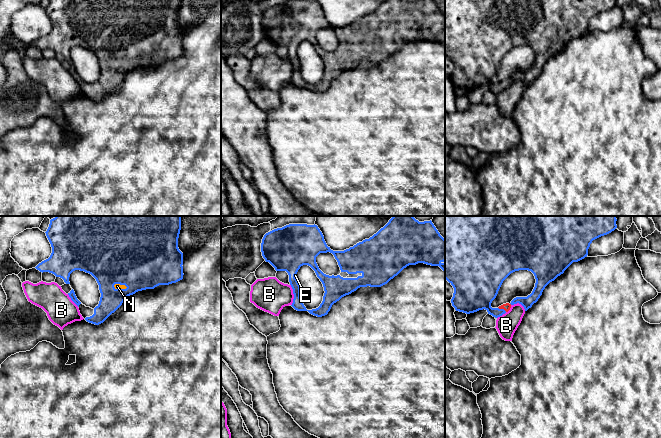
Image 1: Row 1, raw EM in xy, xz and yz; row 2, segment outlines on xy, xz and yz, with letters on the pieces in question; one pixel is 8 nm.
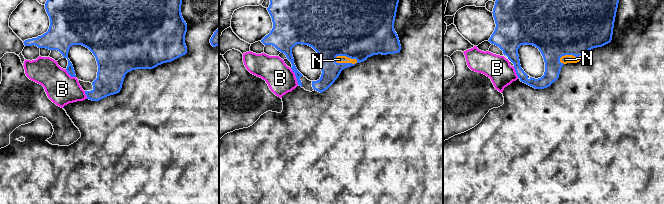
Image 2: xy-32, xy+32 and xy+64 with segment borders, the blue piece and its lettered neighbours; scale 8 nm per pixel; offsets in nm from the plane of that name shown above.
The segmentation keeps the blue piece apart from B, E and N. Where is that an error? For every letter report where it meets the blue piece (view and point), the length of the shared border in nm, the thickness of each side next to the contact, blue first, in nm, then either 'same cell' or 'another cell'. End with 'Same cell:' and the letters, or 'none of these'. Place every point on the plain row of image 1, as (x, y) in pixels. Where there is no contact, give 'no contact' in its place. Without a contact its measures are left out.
B: meets blue in xz at (294, 71); contact 180 nm long; 150 nm thick on the blue side, 280 nm on the other; another cell
E: meets blue in yz at (502, 85); contact 80 nm long; 300 nm thick on the blue side, 60 nm on the other; same cell
N: meets blue in xy at (120, 60); contact 120 nm long; 500 nm thick on the blue side, 50 nm on the other; same cell
Same cell: E, N

